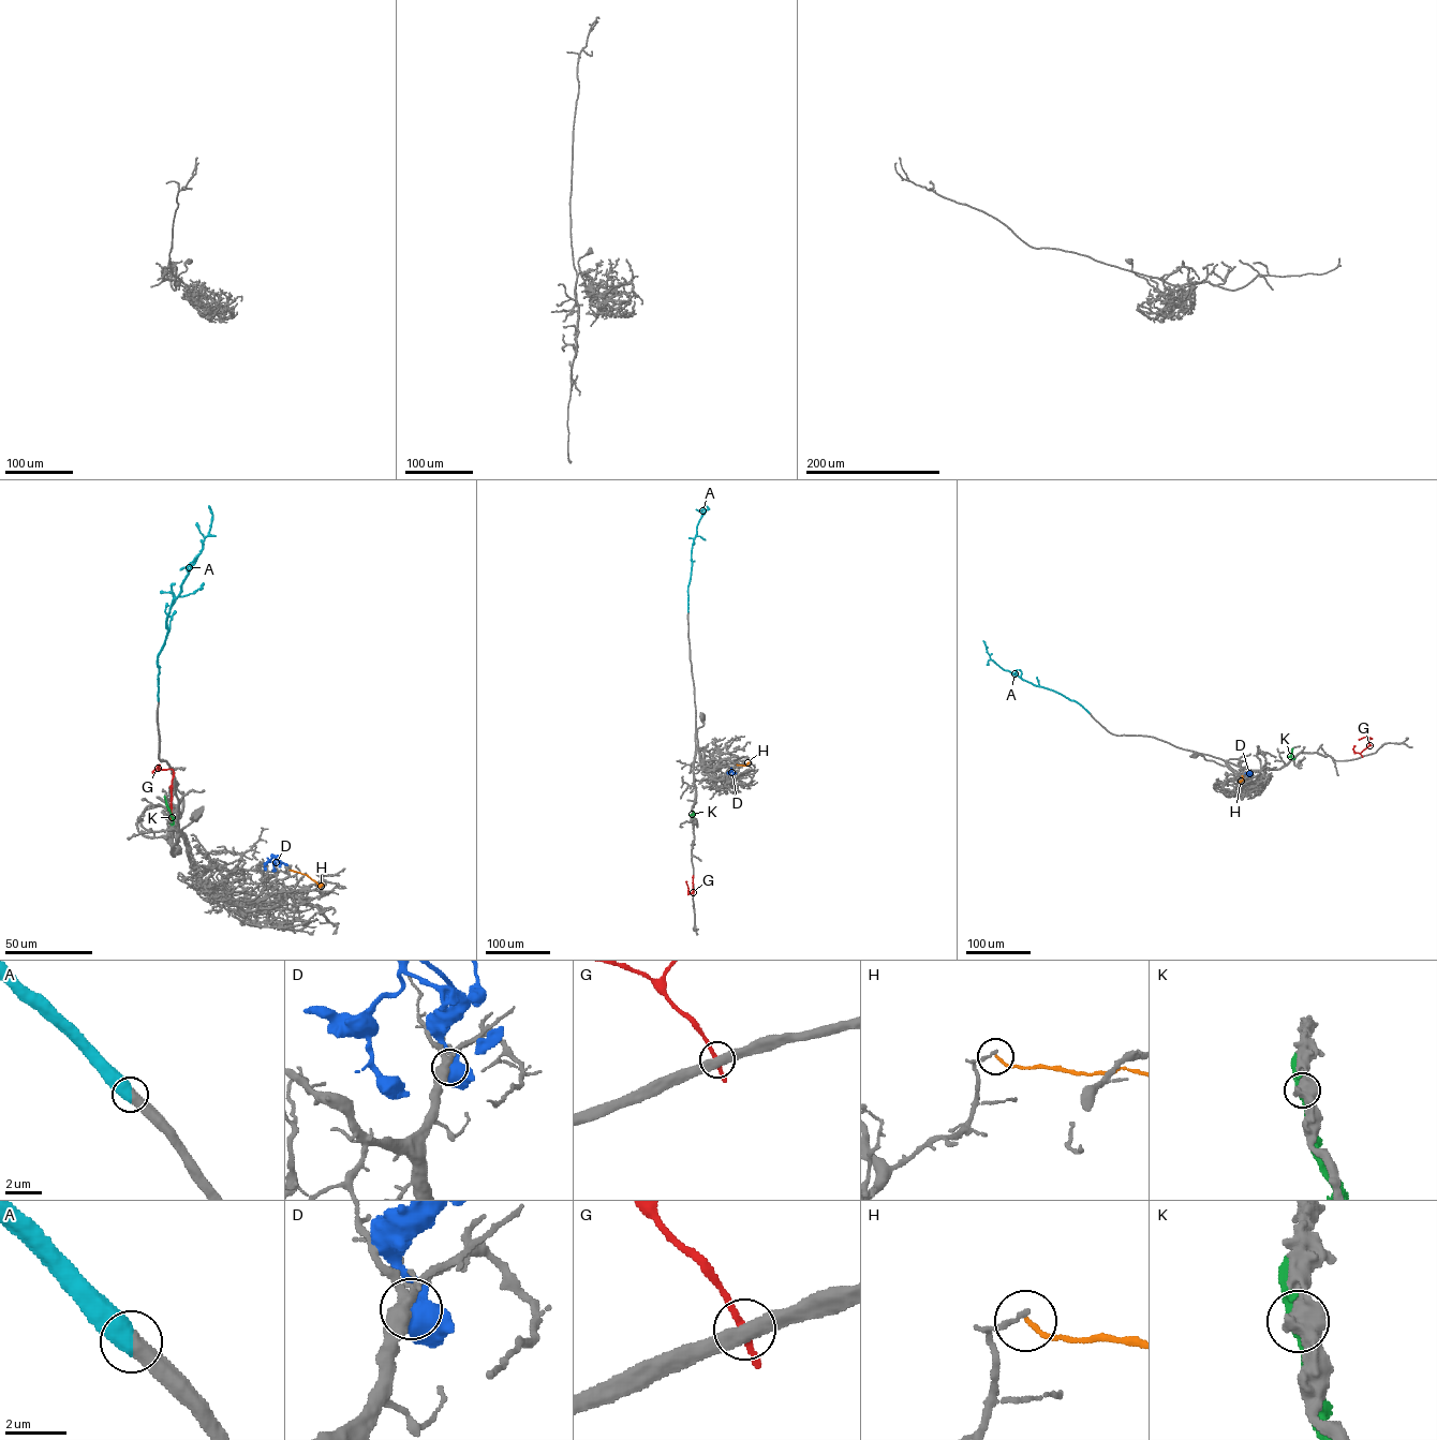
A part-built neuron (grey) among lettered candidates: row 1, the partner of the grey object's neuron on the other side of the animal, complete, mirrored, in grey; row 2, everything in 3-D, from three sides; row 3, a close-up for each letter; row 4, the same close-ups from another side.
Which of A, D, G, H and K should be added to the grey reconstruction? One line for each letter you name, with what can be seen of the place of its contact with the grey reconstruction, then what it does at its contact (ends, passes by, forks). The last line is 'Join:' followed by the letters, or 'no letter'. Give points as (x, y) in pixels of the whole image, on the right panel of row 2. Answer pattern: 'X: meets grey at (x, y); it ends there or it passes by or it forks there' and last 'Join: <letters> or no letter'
A: meets grey at (1089, 713); it ends there
Join: A

